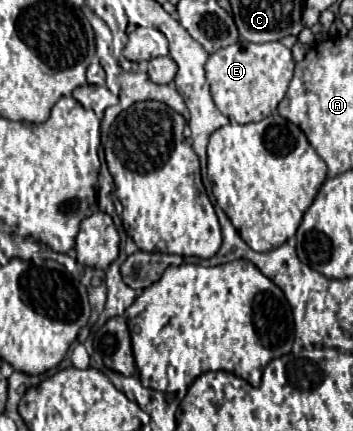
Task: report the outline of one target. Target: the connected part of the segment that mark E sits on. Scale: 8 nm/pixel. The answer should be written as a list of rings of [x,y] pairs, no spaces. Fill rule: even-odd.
[[[236,42],[210,54],[206,62],[206,80],[218,110],[238,124],[260,122],[270,116],[284,98],[294,74],[292,52],[282,42]]]

